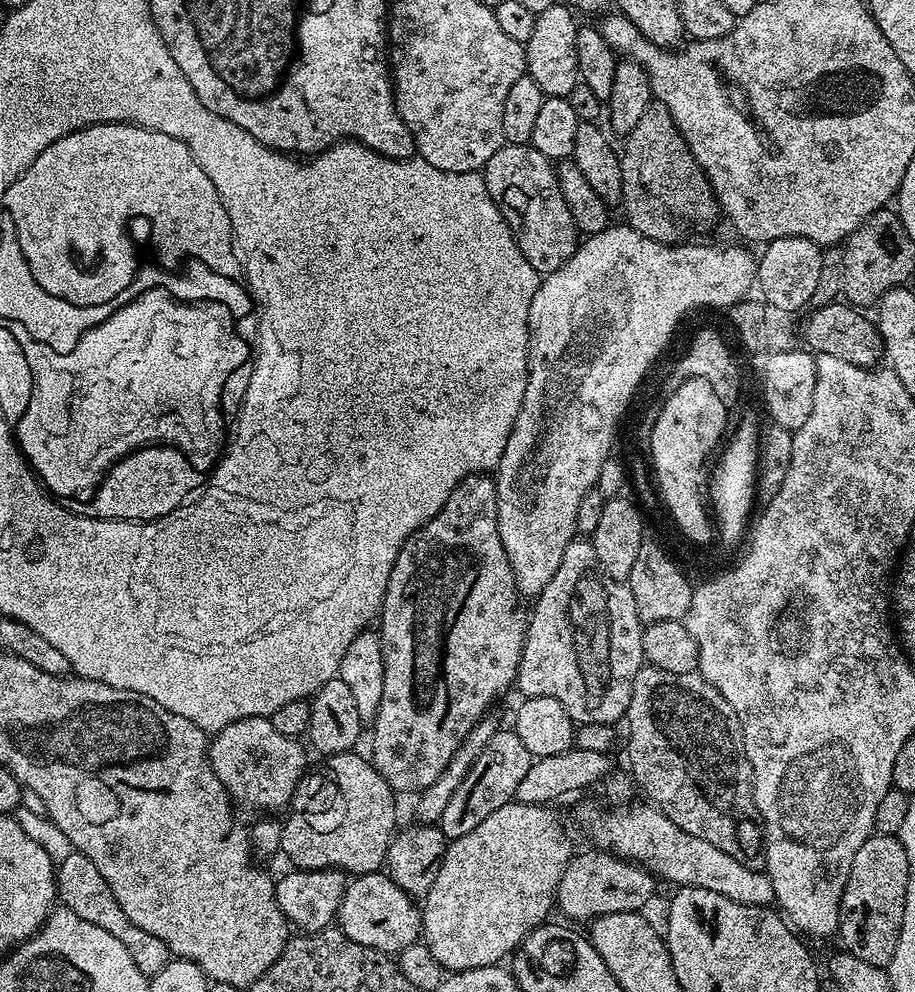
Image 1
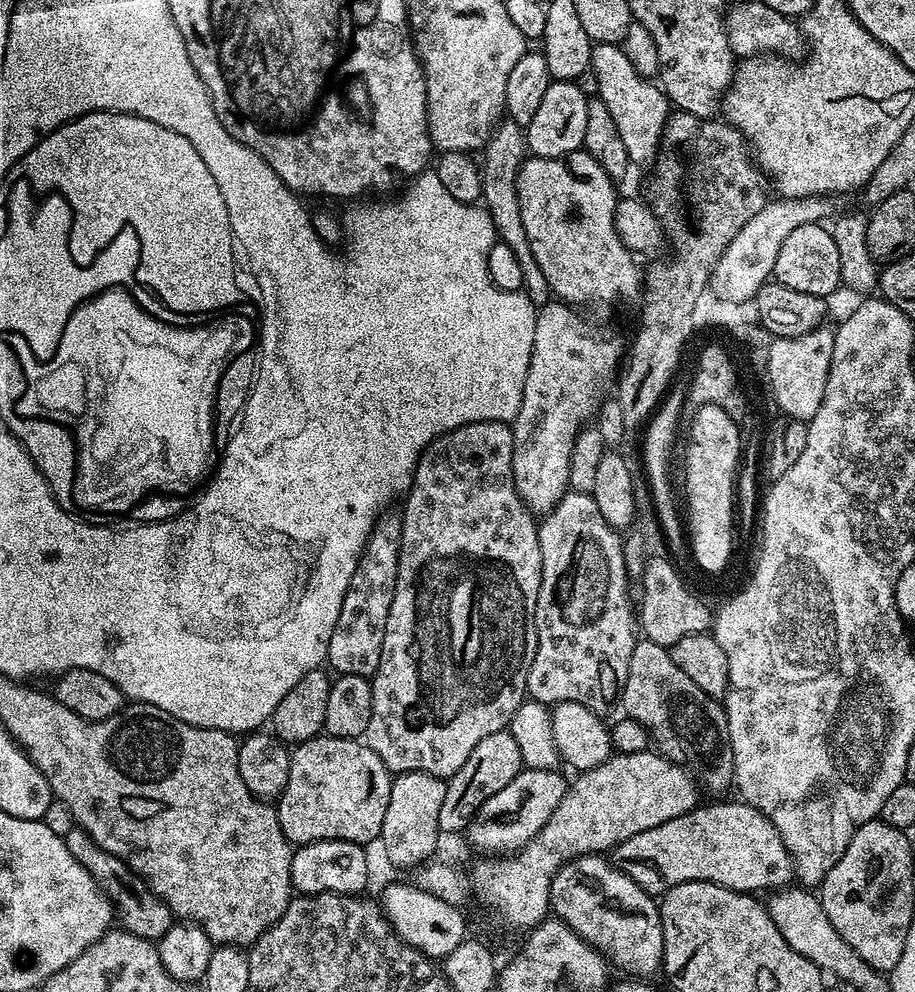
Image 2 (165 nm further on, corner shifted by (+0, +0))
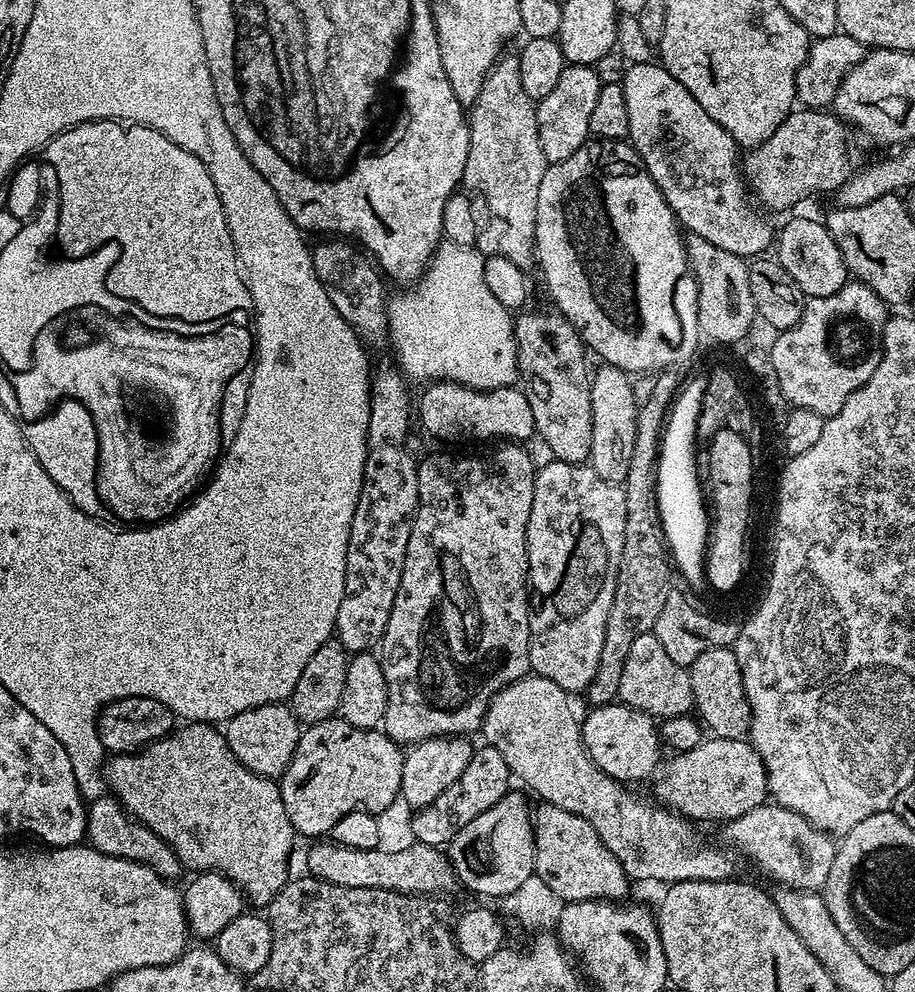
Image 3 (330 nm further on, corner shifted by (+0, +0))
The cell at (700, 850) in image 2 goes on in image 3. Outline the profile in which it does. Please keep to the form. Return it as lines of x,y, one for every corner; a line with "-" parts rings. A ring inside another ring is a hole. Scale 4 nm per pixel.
765,802
754,810
746,810
746,814
727,821
723,828
725,838
758,871
765,872
770,879
776,880
772,882
785,888
798,888
801,892
815,892
823,889
826,878
830,874
830,866
834,866
837,841
829,833
818,830
810,822
806,822
806,818
802,818
802,814
794,814
794,810
784,808
778,803

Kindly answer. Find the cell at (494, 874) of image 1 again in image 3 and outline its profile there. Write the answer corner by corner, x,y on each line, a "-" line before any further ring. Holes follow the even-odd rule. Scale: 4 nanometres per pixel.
721,736
705,738
698,746
694,746
694,750
676,752
673,757
673,760
665,759
662,767
655,773
651,781
652,792
660,799
657,801
663,807
683,816
689,822
697,822
696,820
727,822
746,814
746,810
754,810
769,799
768,775
764,763
747,739
727,740

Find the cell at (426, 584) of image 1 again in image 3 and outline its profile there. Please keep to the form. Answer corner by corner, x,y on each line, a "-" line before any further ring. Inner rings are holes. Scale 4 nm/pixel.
500,442
497,448
492,448
489,452
484,452
481,456
455,456
452,452
432,452
425,460
421,459
416,466
416,477
418,478
418,506
416,517
410,530
410,542
406,546
406,558
404,559
404,569
400,575
400,585
394,598
394,606
390,610
388,625
384,631
384,638
378,645
378,659
382,666
382,674
386,678
386,714
382,730
392,739
395,744
401,746
411,746
419,744
421,740
435,740
437,738
464,738
467,732
481,731
484,715
488,709
488,703
494,699
506,686
510,686
515,680
520,680
523,676
529,675
528,667
528,643
530,642
530,626
528,625
528,613
530,611
530,585
528,582
528,523
530,522
530,506
534,502
534,482
538,471
537,461
532,461
532,456
527,452
525,445
520,442

